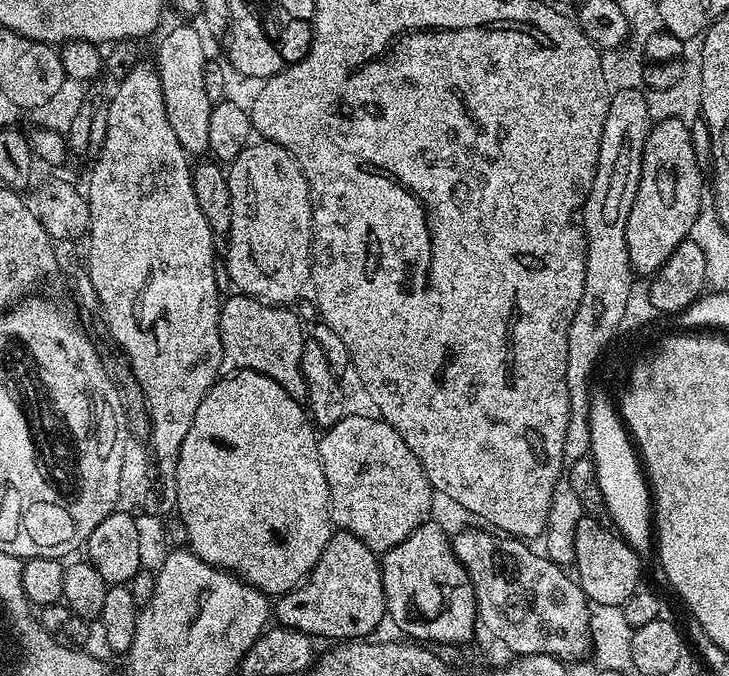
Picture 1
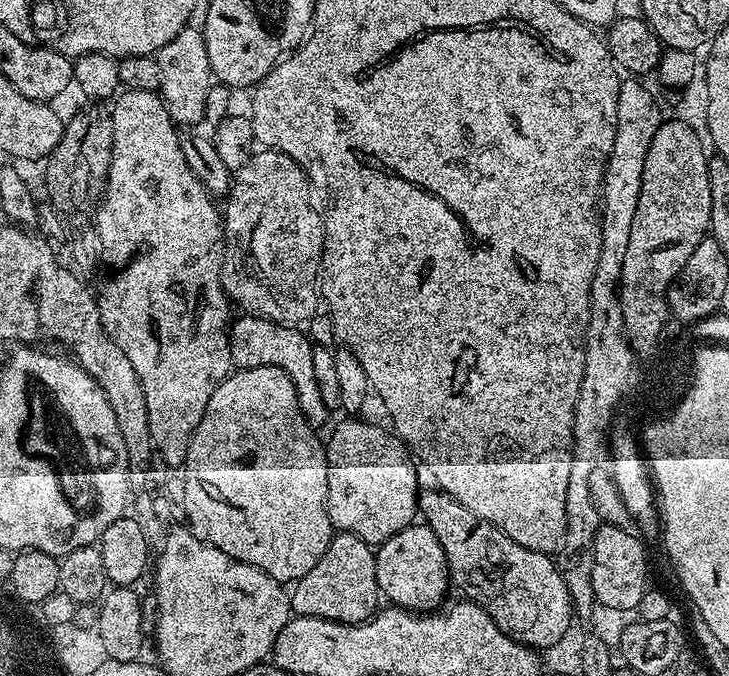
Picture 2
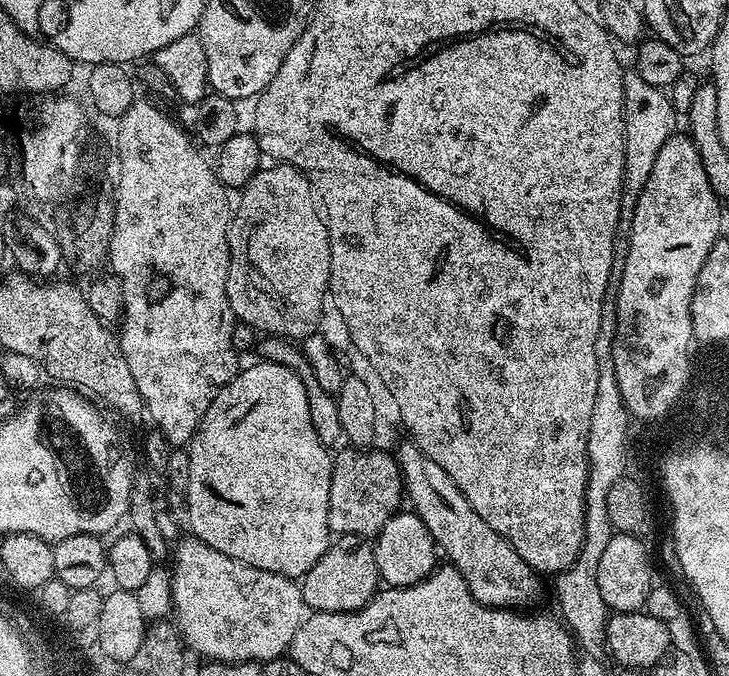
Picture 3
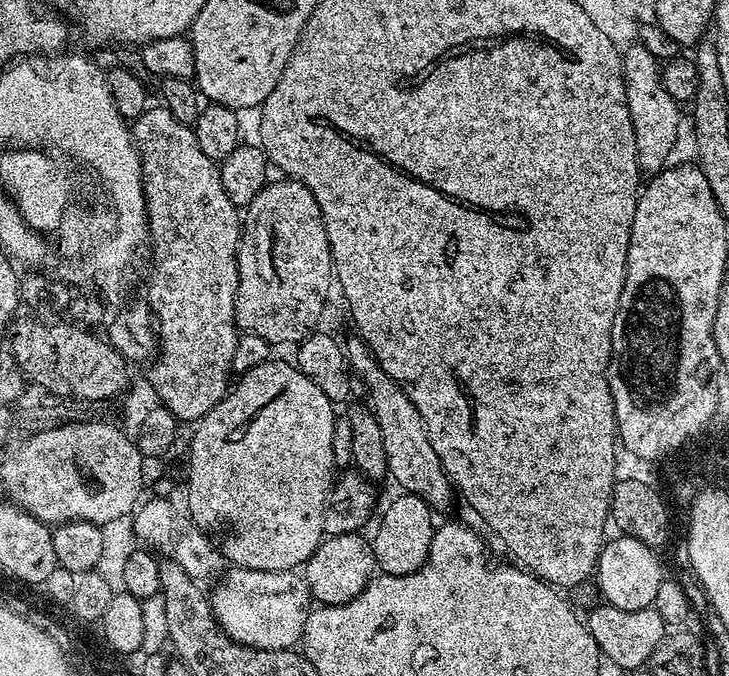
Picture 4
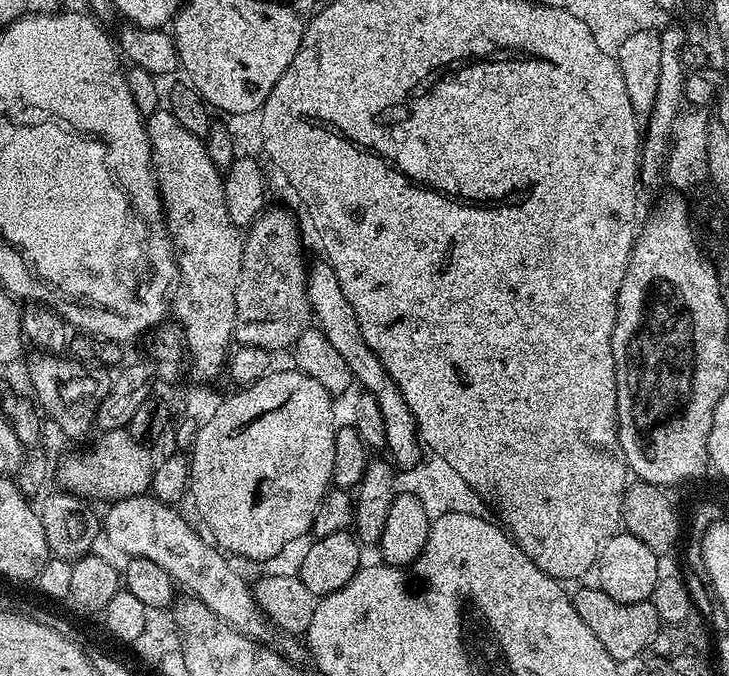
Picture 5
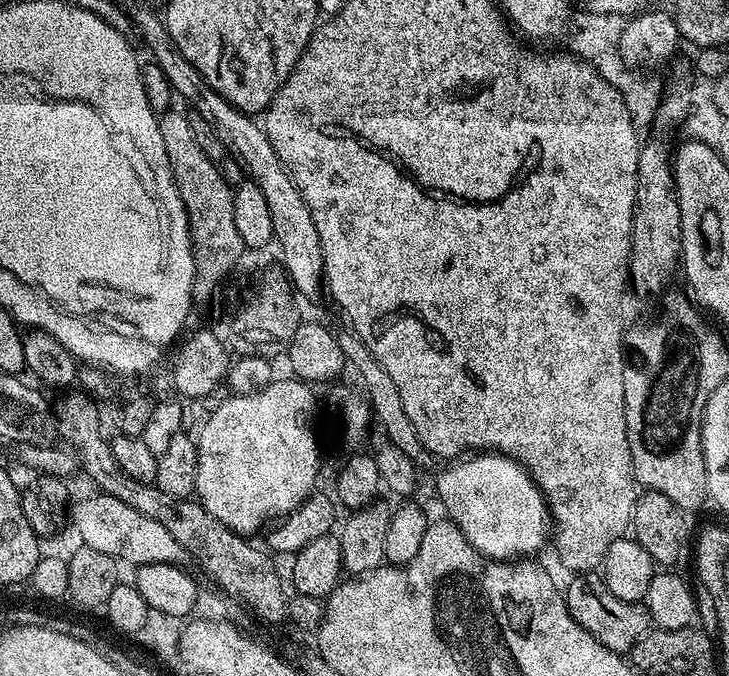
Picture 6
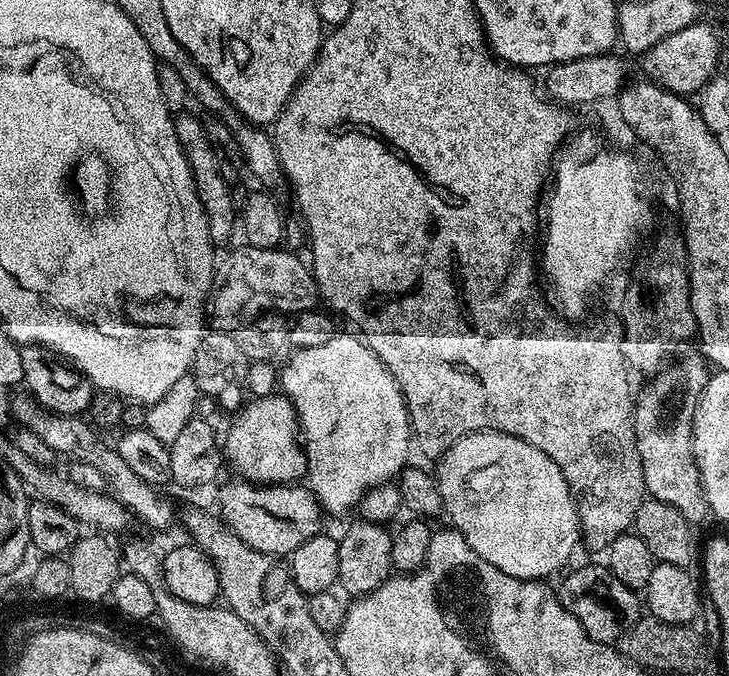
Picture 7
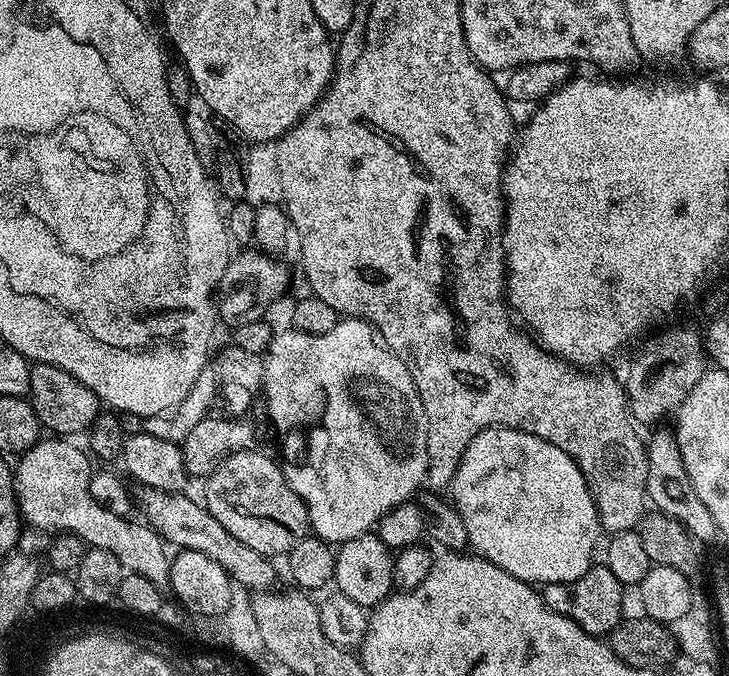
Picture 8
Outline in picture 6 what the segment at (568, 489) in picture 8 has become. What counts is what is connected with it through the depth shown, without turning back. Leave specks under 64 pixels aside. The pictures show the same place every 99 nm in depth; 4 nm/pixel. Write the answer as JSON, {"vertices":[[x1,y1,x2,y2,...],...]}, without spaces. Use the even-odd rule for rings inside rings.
{"vertices":[[484,450,484,451,481,451,479,454,465,455,463,458,457,459,455,462,452,462,452,463,449,463,449,464,452,464,452,465,449,466,449,468,444,468,444,469,441,470,440,477,438,477,437,480,436,480,436,490,440,494,440,500,441,500,442,503,444,503,445,510,448,511,448,512,445,512,446,516,447,516,447,519,453,520,459,526,459,528,462,530,462,534,470,542,470,546,474,546,474,550,478,550,479,552,481,552,482,555,488,556,492,560,515,560,517,558,532,558,532,557,535,557,537,555,535,552,538,551,539,548,542,547,543,544,547,542,547,540,548,540,548,543,549,543,549,540,550,540,550,513,549,513,549,510,548,510,548,504,547,504,546,501,544,501,544,496,540,492,540,487,538,487,538,485,532,481,531,474,529,474,529,472,527,472,527,470,525,470,521,466,521,464,519,464,516,460,512,460,511,458,509,458,509,456,502,456,498,452,489,452,487,450]]}

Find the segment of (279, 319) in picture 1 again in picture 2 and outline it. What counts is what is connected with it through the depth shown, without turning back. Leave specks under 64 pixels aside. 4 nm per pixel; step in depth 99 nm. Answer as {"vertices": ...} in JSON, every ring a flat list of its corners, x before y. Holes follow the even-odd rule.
{"vertices":[[241,315,241,320,233,319,228,334,228,345,232,355,232,363,237,369,257,368,258,366,274,366,294,382,294,390,298,394,298,402,306,422,317,430,330,416,326,402,322,402,322,393,318,390,318,378,314,378,313,341,310,342,300,333,301,329,287,324,275,324,273,320,264,320,261,316]]}

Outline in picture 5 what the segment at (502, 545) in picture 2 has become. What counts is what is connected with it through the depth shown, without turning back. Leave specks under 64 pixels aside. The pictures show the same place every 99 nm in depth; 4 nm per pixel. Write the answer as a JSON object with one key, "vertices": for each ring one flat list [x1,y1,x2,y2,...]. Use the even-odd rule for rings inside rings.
{"vertices":[[323,258,311,261,308,270,308,301,312,307,315,327,319,328,322,334,326,334,326,338,330,338,330,343,334,345,334,350,342,354,346,366,350,366,354,380,361,383,377,399,382,420,385,422,387,455,394,461,397,469,415,466,422,459,422,441,416,431,416,420,412,417,410,406,406,406,394,378,390,378,378,354,374,354,366,338,362,338,358,318,354,314,354,306,346,302,346,294,342,294,342,286,338,286,338,278,334,270]]}

